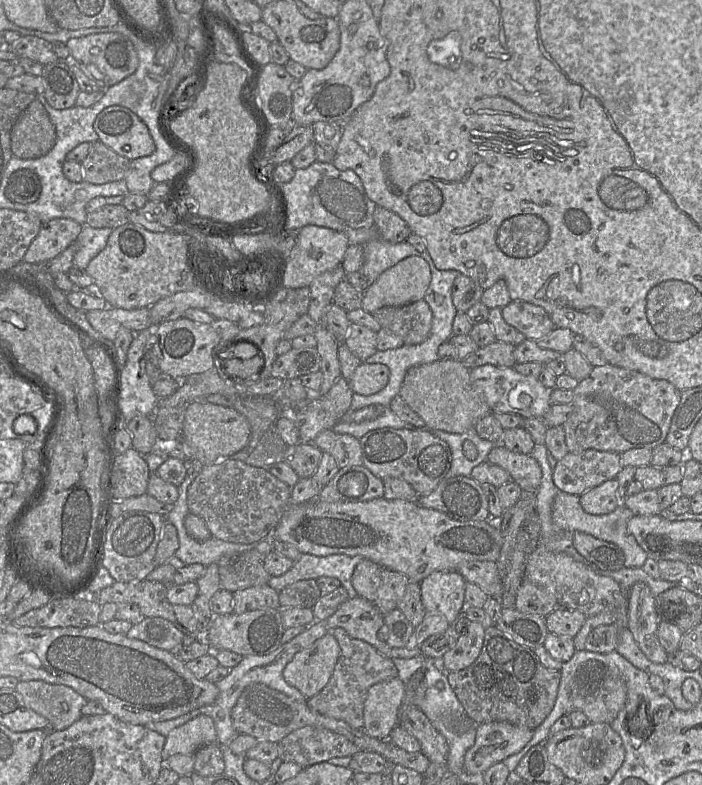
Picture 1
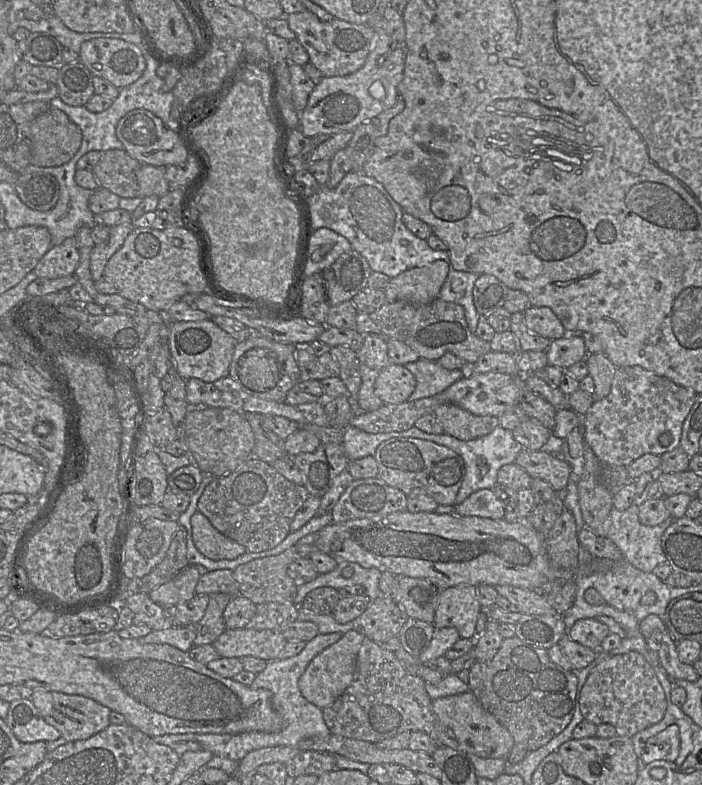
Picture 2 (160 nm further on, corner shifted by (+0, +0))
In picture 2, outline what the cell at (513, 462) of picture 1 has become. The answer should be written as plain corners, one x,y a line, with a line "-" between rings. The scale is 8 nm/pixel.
544,450
521,451
514,464
523,468
533,479
549,483
559,494
565,490
573,469
568,461

